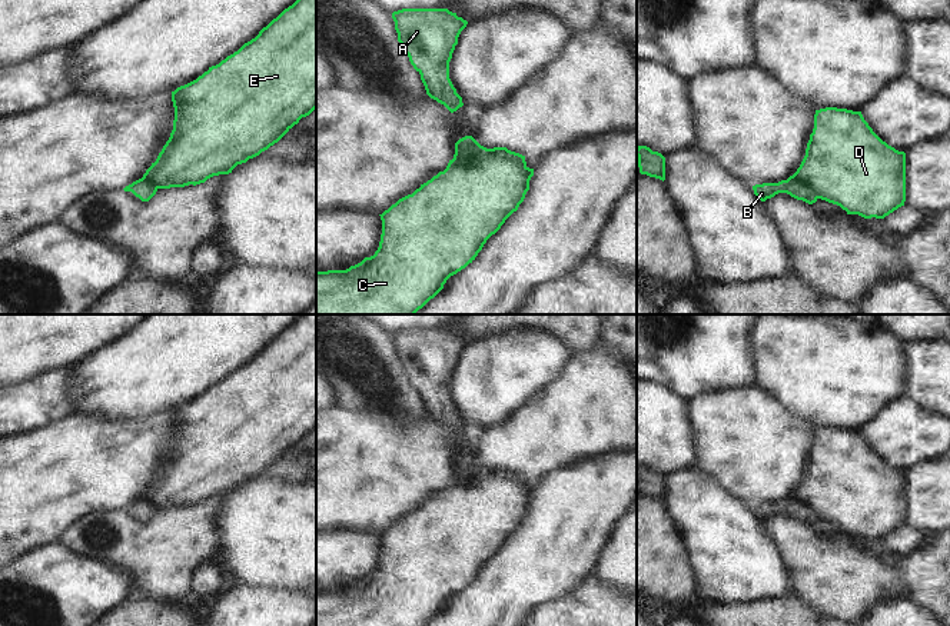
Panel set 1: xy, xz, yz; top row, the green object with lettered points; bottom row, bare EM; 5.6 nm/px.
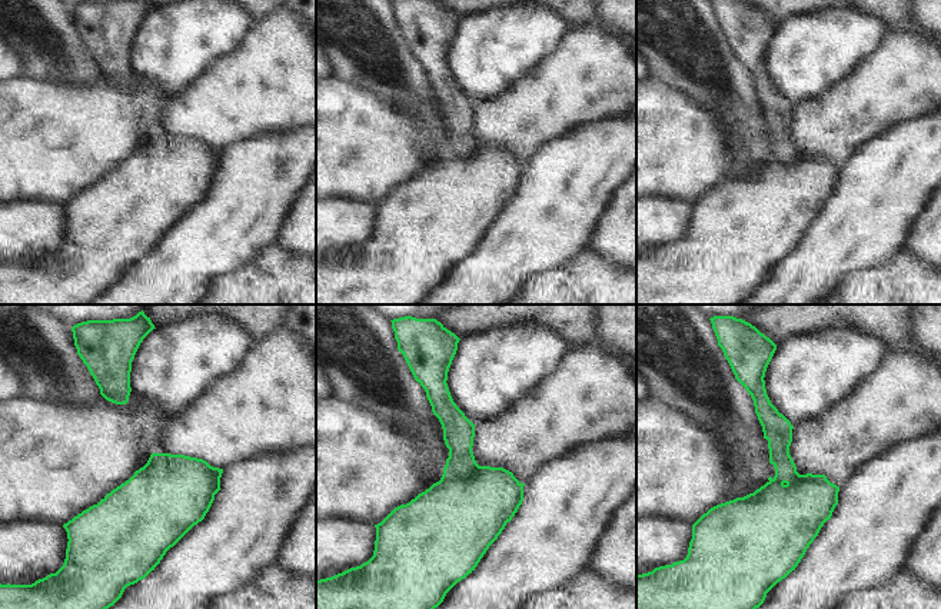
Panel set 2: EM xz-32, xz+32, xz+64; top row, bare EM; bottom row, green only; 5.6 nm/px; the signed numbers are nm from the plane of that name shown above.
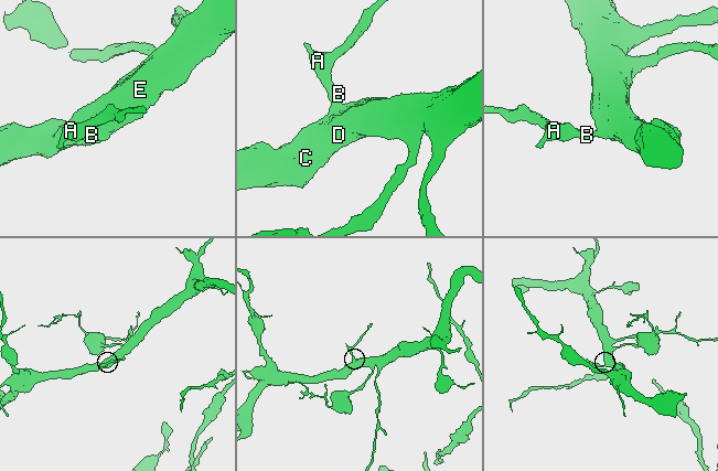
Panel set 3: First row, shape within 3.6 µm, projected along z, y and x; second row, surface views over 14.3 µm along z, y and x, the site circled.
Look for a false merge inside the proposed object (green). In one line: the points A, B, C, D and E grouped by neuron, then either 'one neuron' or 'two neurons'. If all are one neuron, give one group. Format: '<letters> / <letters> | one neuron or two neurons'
A B / C D E | two neurons

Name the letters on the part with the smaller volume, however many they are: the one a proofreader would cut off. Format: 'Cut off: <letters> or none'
Cut off: A, B

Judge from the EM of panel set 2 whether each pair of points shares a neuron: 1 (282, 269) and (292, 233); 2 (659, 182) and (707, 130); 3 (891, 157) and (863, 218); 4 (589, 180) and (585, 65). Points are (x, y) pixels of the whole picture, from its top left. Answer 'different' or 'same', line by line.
1: different
2: same
3: same
4: different

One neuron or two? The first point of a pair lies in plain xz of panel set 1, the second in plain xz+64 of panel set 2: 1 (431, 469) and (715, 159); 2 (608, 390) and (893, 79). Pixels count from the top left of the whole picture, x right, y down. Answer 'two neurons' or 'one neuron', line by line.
1: one neuron
2: one neuron

